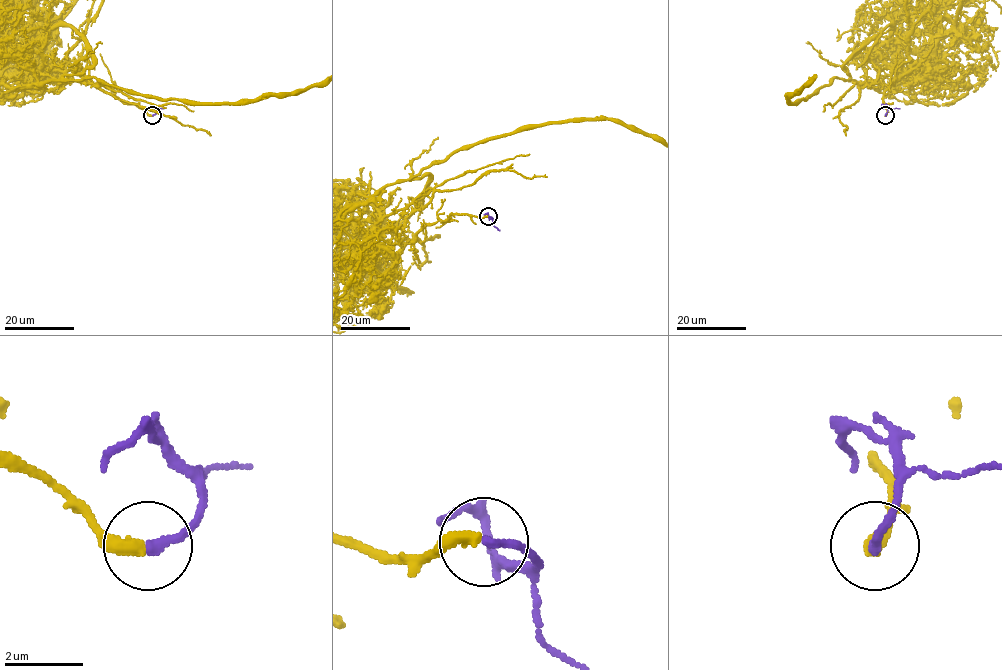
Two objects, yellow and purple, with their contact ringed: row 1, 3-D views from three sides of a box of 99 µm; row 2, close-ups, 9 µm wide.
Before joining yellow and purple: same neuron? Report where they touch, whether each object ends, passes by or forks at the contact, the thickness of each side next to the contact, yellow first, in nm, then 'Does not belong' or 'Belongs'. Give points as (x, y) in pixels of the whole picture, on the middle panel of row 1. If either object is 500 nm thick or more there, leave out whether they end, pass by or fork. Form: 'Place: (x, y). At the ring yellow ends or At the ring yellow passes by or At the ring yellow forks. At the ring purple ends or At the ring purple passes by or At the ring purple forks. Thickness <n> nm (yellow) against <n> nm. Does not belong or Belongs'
Place: (488, 216). At the ring yellow ends. At the ring purple ends. Thickness 380 nm (yellow) against 240 nm. Belongs

